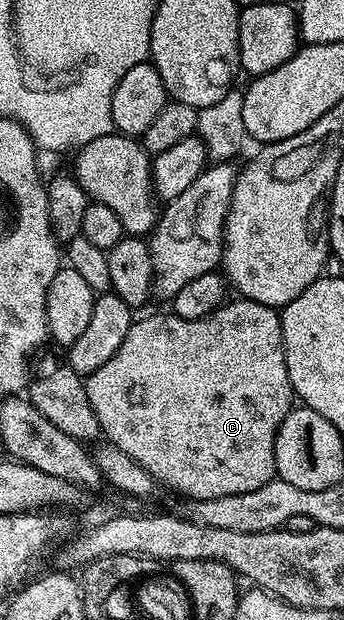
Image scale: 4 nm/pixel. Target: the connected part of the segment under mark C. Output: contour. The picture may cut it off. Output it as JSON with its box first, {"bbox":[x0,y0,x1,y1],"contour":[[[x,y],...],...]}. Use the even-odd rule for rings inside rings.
{"bbox":[85,299,296,502],"contour":[[[246,299],[228,300],[201,319],[181,319],[174,312],[159,313],[156,317],[143,317],[134,322],[125,335],[125,343],[117,347],[113,359],[104,363],[86,378],[85,384],[89,403],[97,415],[99,432],[110,444],[117,446],[133,463],[139,463],[160,486],[168,485],[179,493],[191,497],[192,502],[205,499],[221,499],[225,495],[241,495],[245,491],[257,491],[265,483],[276,480],[275,472],[275,436],[296,400],[295,391],[291,388],[289,371],[283,354],[283,328],[281,313],[278,308],[262,305]]]}

